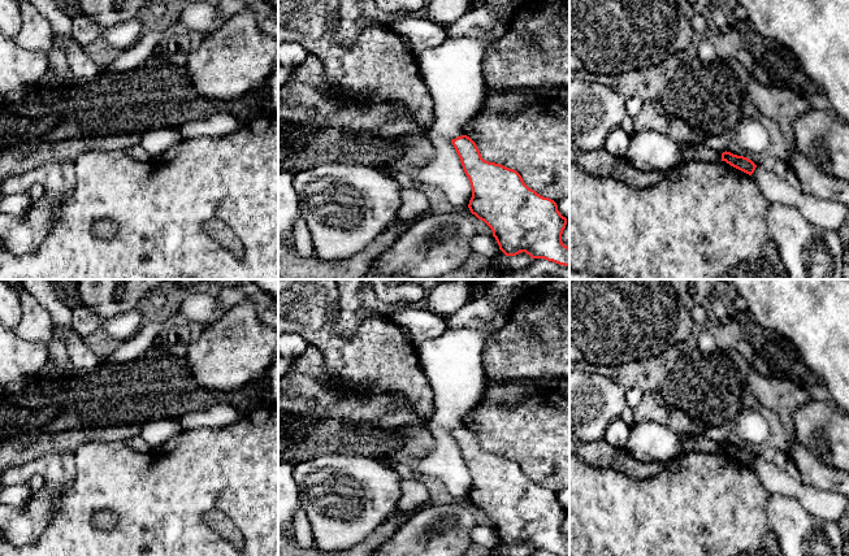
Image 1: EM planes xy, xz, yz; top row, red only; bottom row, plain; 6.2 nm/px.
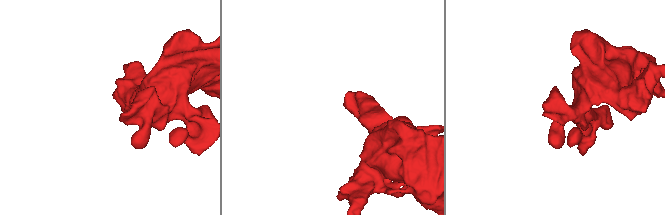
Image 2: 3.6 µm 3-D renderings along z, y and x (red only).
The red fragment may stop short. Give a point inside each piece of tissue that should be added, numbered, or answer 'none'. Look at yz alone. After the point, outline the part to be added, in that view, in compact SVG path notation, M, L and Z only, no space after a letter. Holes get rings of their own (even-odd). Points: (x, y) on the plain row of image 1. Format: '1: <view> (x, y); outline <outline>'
none

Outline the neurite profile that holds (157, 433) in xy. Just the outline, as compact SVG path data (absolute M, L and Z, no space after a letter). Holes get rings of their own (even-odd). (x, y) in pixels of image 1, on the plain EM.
M157 420L142 426L140 436L146 440L150 449L156 449L166 444L182 431L178 420Z

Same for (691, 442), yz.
M686 434L681 439L680 455L690 452L719 453L722 452L722 444L698 434Z

